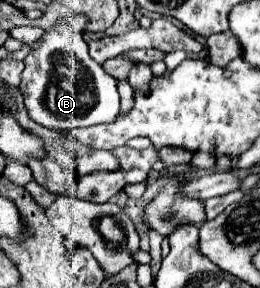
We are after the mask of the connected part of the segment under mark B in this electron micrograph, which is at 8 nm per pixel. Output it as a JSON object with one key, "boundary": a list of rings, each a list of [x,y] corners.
{"boundary":[[[85,16],[73,20],[59,20],[49,32],[33,42],[31,54],[25,58],[25,70],[21,72],[19,90],[25,98],[29,116],[51,130],[77,130],[111,122],[119,112],[117,80],[109,76],[101,64],[97,64],[83,40]]]}

